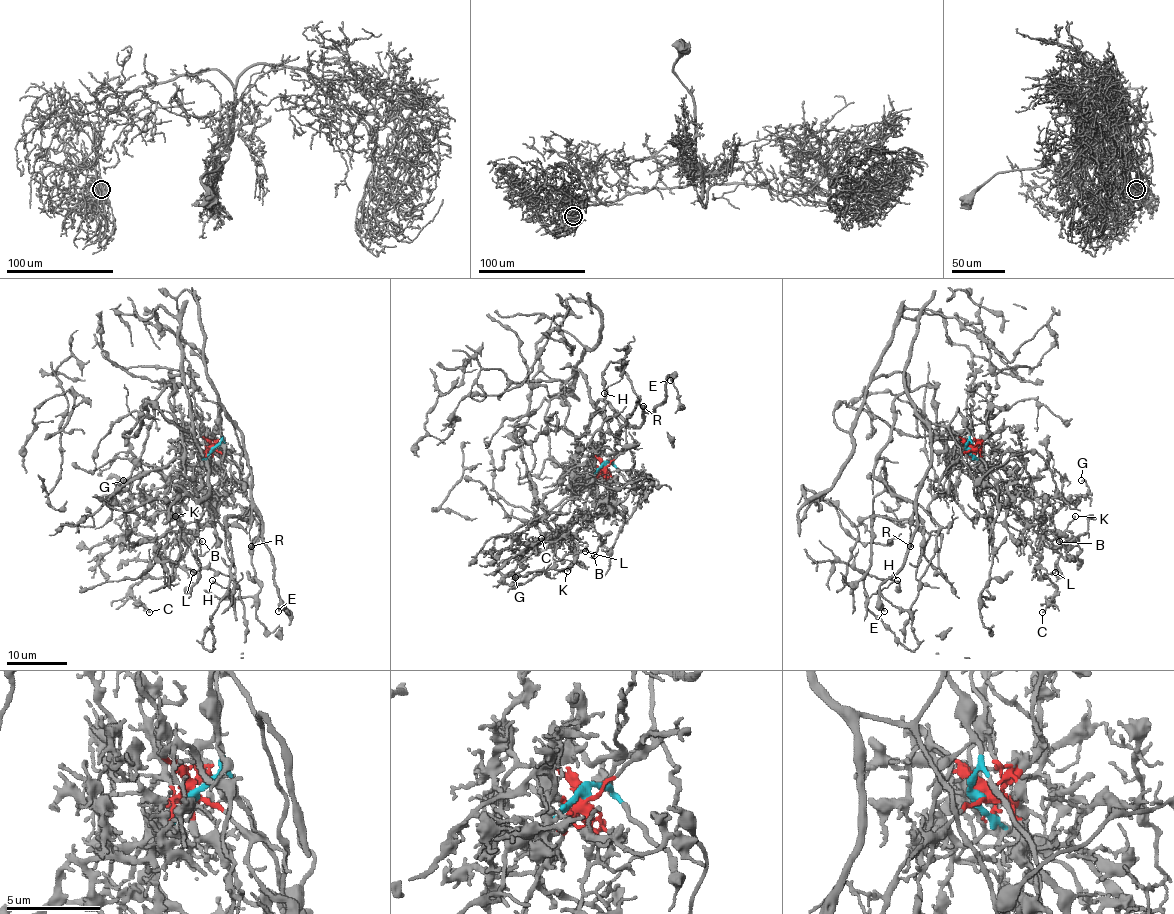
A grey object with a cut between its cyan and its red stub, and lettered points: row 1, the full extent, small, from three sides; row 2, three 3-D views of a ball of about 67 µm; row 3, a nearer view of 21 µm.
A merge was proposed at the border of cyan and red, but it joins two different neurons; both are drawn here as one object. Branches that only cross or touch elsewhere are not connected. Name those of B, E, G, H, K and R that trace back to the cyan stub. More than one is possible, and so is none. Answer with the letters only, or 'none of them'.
E, H, R

